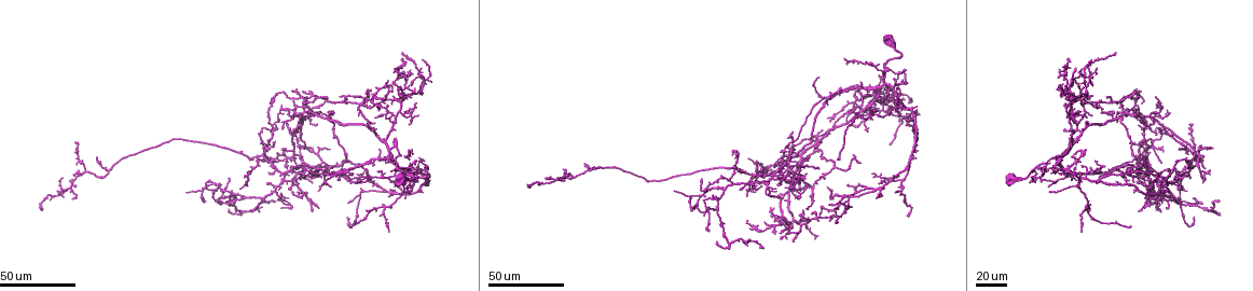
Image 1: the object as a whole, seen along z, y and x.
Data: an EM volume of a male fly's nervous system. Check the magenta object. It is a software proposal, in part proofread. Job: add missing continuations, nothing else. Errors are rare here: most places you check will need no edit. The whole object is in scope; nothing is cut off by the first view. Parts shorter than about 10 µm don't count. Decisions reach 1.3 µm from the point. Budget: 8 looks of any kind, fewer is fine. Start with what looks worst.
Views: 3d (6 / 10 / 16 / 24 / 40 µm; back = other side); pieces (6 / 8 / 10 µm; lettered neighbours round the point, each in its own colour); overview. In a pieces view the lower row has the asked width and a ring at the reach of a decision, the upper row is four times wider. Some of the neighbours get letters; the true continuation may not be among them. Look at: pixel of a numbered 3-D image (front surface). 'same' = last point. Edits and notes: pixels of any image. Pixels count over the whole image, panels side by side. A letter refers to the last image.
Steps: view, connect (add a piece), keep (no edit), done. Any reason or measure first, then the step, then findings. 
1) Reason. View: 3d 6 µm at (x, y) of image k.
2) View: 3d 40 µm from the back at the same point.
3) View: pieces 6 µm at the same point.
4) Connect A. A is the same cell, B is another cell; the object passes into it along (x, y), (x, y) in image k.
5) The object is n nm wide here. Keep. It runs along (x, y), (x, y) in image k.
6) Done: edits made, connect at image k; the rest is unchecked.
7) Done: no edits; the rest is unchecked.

Branch stops here. View: 3d 24 µm at (785, 217) of image 1.

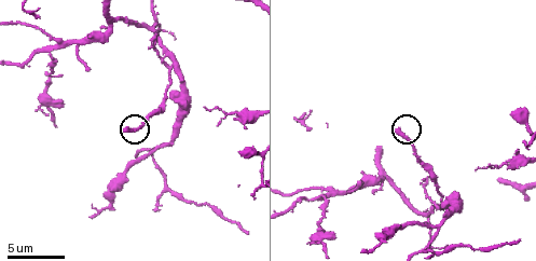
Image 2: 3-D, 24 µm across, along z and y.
What lies round it. View: pieces 10 µm at (397, 129) of image 2.

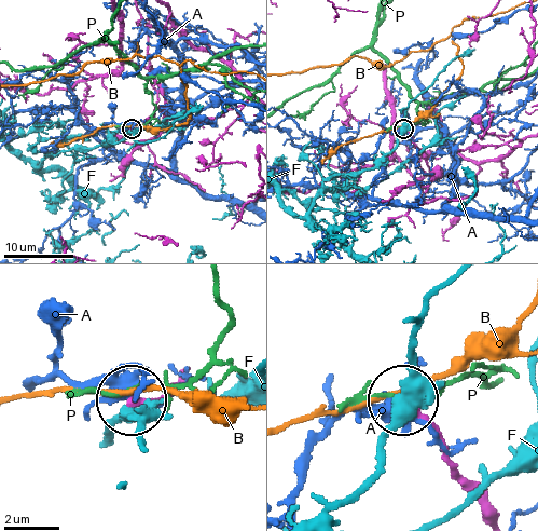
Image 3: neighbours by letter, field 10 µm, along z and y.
Keep. A, B, F and P are other cells; it runs along (496, 518), (464, 484), (442, 441), (403, 403) in image 3; none of them fits.

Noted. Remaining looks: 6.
Branch stops here. View: pieces 8 µm at (155, 35) of image 2.

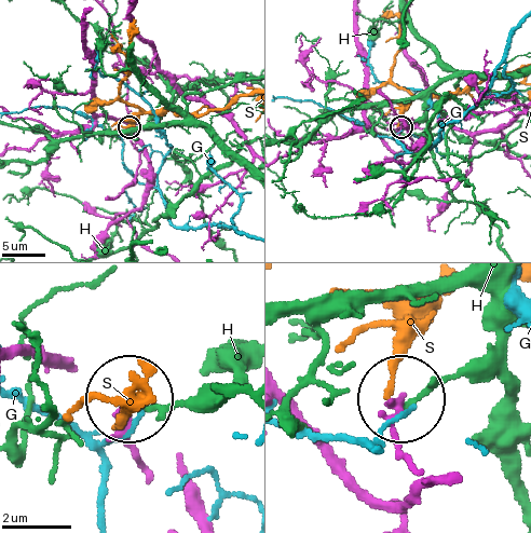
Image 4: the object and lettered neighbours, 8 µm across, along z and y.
The object is 230 nm wide here. Keep. G, H and S are other cells; no lettered piece goes on from it.

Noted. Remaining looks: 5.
Free end. View: 3d 24 µm at (1187, 174) of image 1.

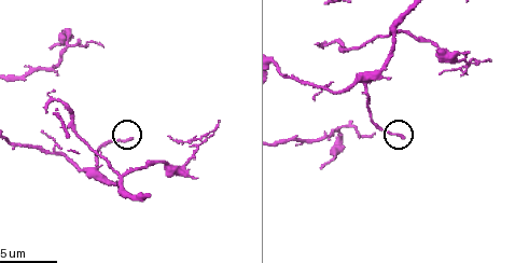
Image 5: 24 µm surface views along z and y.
View: pieces 6 µm at (128, 137) of image 5.

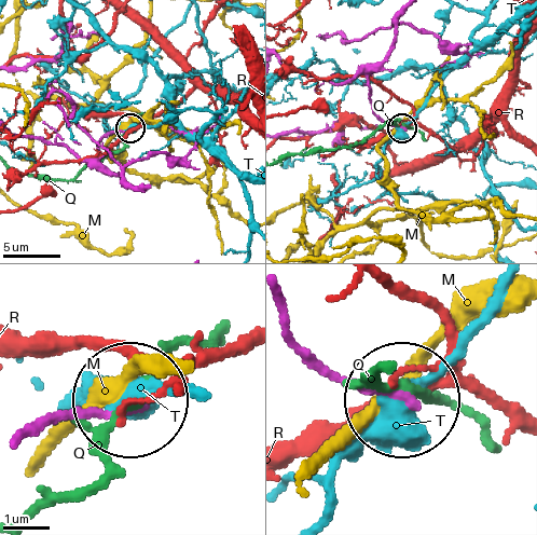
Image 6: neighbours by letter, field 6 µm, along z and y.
Keep. M, Q, R and T are other cells; none of them fits.

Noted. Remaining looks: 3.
End of a long branch. View: 3d 24 µm at (761, 186) of image 1.

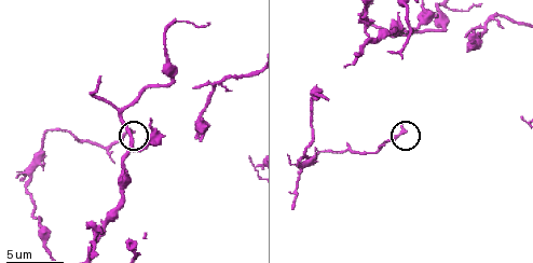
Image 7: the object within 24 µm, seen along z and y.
View: pieces 6 µm at (400, 128) of image 7.

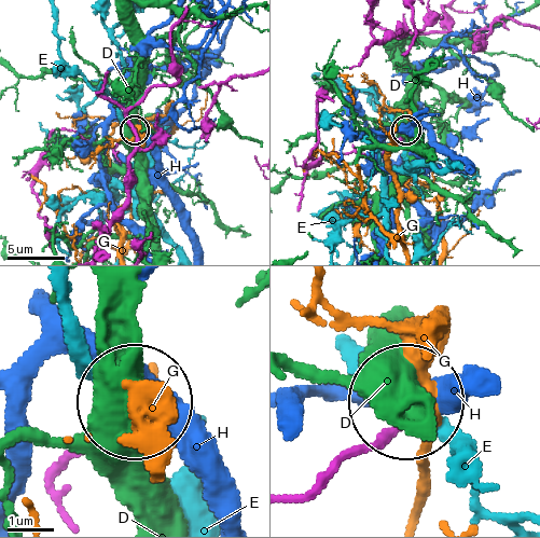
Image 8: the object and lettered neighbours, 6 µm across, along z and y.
The object is 210 nm wide here. Keep. D, E, G and H are other cells; none of them fits.

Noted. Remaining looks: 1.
Done: no edits; the rest is unchecked.

